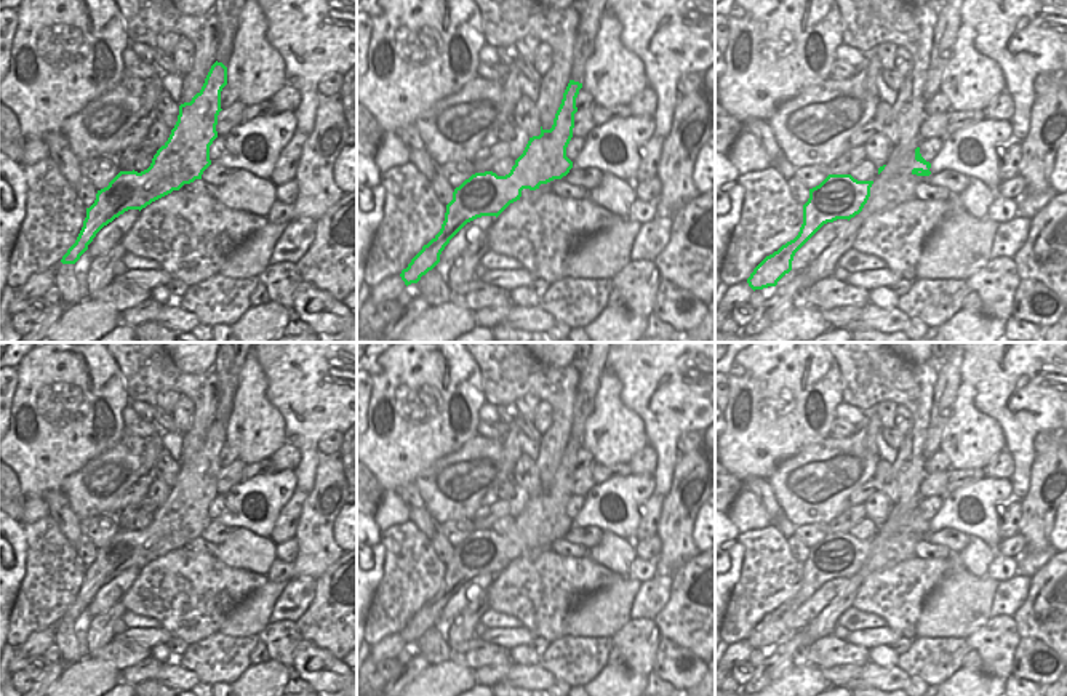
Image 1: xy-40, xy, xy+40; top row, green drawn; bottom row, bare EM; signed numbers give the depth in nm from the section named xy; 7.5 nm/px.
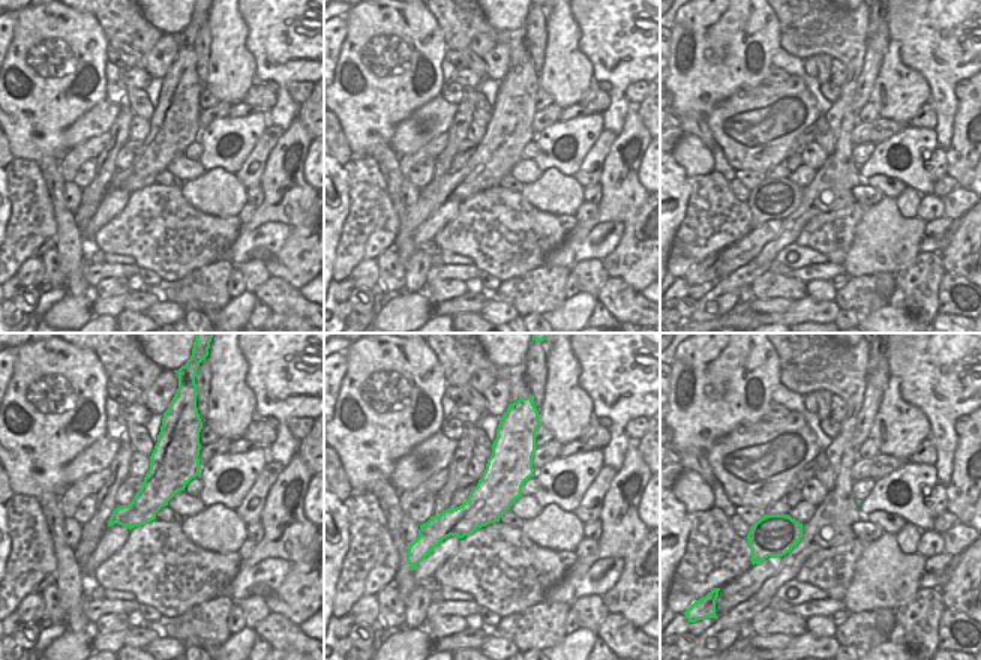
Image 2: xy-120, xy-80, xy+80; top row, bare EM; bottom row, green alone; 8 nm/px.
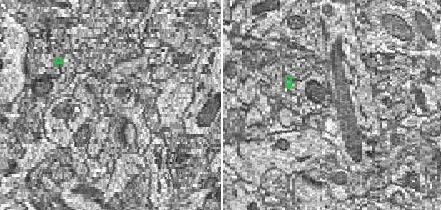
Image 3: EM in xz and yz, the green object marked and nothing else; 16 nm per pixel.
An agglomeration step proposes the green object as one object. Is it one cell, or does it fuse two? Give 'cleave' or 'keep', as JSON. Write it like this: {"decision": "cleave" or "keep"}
{"decision": "cleave"}

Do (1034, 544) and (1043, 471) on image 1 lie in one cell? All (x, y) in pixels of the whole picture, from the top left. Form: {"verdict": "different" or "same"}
{"verdict": "same"}

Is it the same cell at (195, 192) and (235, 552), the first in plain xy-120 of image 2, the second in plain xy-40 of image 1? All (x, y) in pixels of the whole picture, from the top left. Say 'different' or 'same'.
same

